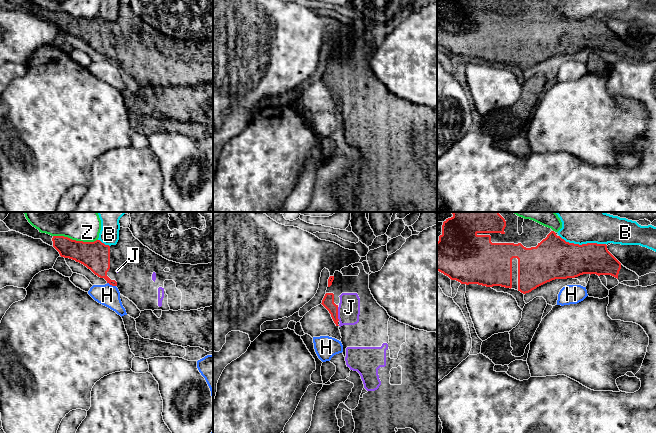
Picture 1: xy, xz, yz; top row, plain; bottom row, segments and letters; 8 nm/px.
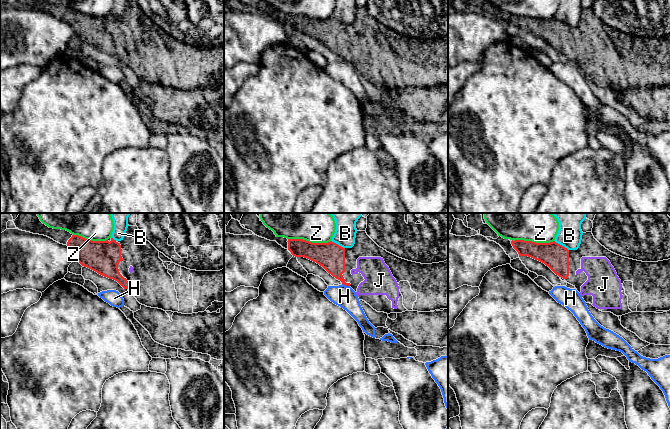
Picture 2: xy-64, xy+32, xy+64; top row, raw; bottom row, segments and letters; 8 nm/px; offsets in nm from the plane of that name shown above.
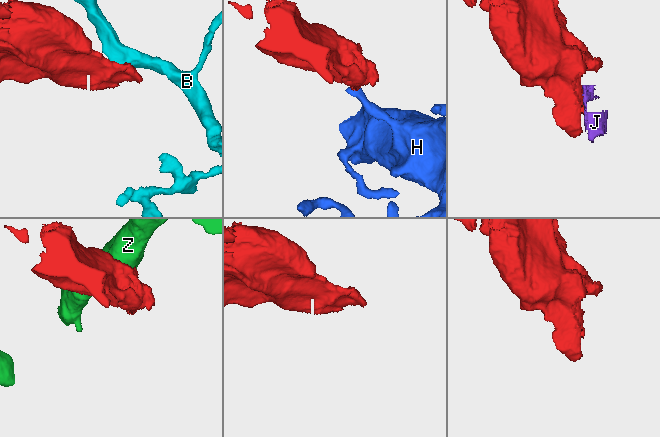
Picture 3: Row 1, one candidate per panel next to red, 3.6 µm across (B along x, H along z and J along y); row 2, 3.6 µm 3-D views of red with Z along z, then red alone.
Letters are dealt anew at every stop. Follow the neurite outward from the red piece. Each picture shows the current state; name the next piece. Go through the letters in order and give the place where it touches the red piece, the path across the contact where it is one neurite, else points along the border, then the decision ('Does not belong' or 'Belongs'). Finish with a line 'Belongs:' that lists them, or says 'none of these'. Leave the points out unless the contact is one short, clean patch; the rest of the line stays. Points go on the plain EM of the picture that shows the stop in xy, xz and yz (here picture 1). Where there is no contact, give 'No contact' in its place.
B: Touches red at yz (582, 20). Boundary: yz (559, 11), (566, 17), (579, 20), (605, 20). Does not belong
H: Touches red at xy (111, 60). Boundary: xy (107, 58), (115, 62). Does not belong
J: Touches red at xz (337, 90). Belongs
Z: Touches red at xy (75, 16). Does not belong
Belongs: J

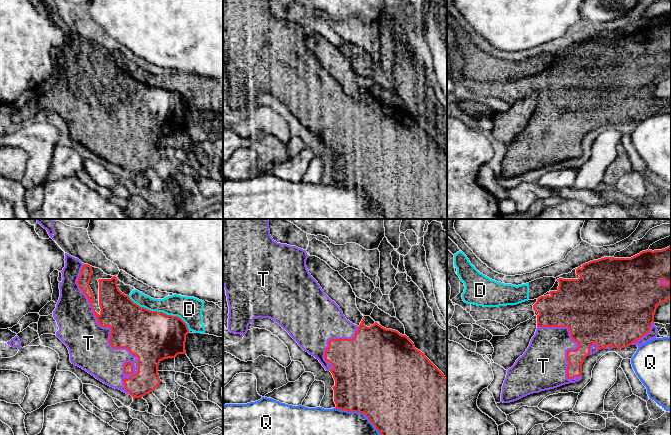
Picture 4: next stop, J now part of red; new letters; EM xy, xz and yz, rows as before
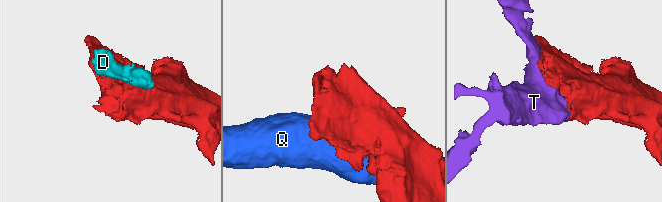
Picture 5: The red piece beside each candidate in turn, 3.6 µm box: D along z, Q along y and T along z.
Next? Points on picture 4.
D: Touches red at xy (161, 88). Does not belong
Q: Touches red at xz (364, 189). Does not belong
T: Touches red at xy (110, 112). Belongs
Belongs: T

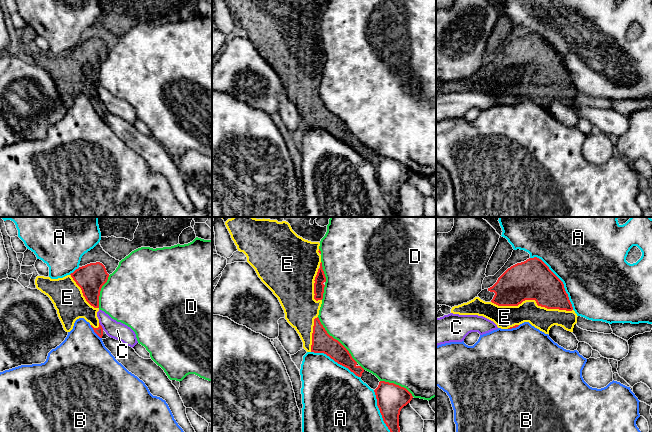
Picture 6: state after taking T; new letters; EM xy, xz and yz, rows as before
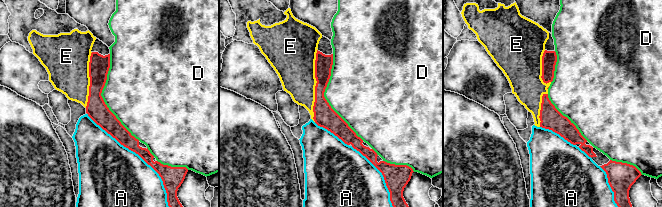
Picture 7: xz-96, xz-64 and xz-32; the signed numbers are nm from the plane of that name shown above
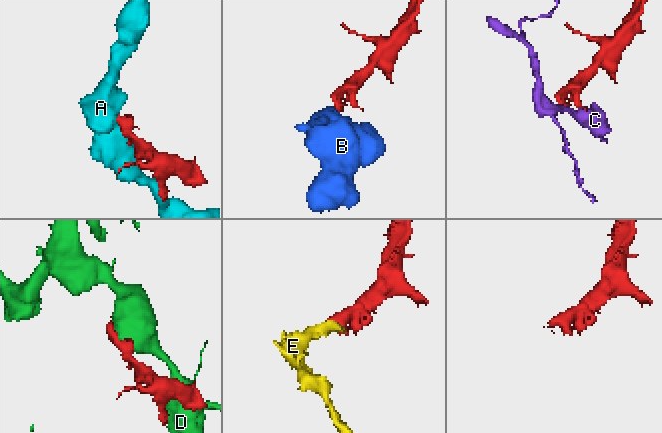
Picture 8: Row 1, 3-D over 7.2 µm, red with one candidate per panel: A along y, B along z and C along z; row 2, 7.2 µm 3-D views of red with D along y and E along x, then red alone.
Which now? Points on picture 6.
A: Touches red at yz (559, 55). Does not belong
B: Touches red at xy (95, 108). Boundary: xy (90, 101), (101, 114). Does not belong
C: Touches red at xy (101, 102). Does not belong
D: Touches red at xz (335, 115). Does not belong
E: Touches red at yz (532, 75). Belongs
Belongs: E

